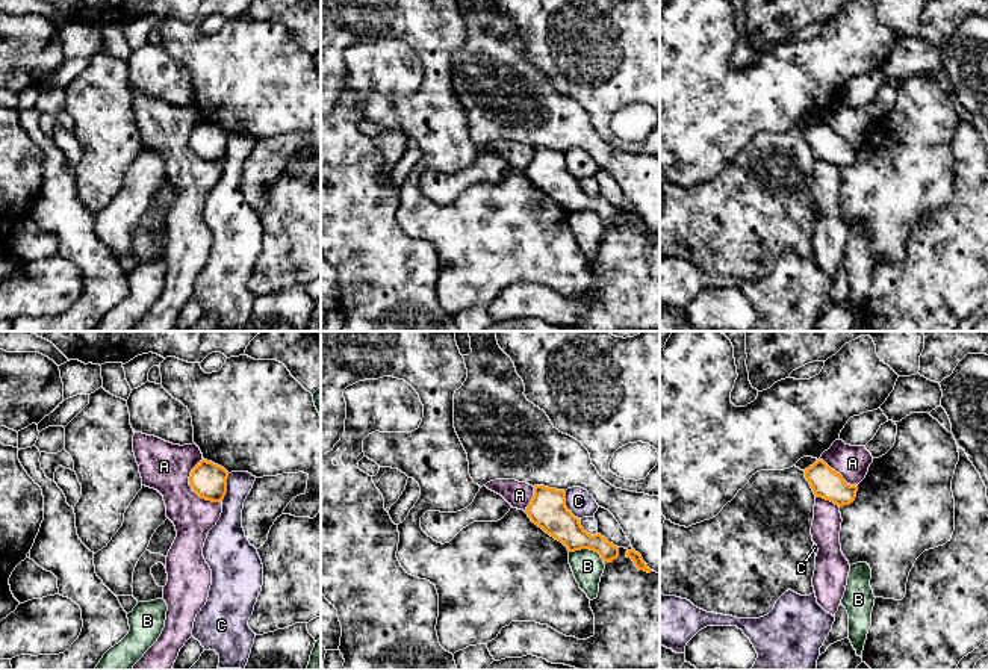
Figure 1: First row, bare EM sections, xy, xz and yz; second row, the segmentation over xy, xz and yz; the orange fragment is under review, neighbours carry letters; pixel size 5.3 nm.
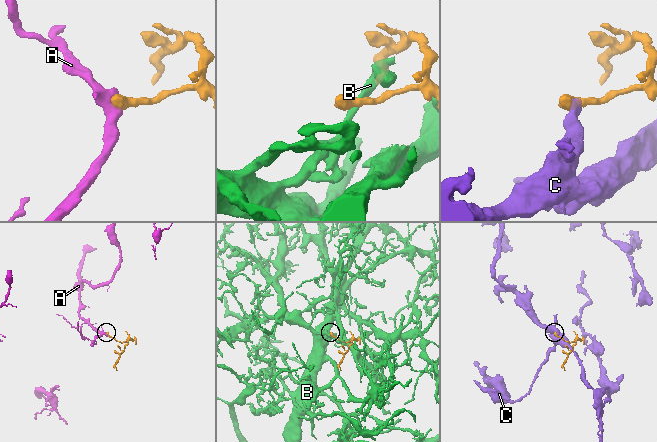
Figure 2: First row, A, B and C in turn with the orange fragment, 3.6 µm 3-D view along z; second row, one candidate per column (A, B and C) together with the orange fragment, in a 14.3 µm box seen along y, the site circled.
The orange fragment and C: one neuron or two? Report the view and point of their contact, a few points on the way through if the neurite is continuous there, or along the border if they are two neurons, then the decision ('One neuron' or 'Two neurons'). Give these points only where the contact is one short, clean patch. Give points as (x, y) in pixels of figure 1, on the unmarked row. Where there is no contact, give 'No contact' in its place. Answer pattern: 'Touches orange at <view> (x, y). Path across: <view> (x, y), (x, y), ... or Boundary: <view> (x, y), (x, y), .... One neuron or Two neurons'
Touches orange at xz (565, 167). Boundary: xz (563, 153), (566, 168), (578, 180). Two neurons

